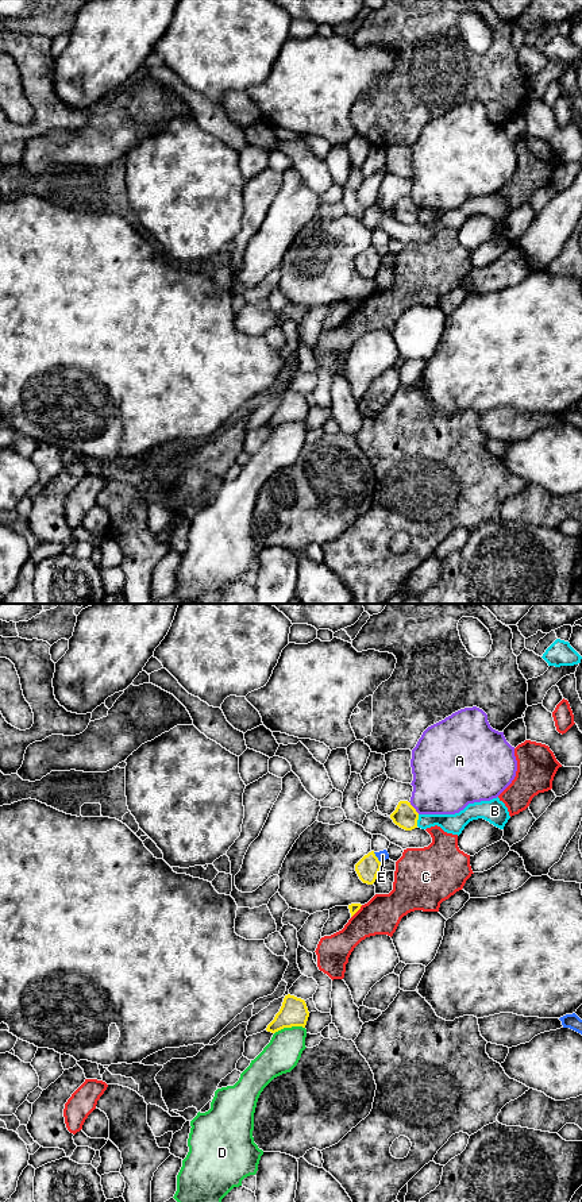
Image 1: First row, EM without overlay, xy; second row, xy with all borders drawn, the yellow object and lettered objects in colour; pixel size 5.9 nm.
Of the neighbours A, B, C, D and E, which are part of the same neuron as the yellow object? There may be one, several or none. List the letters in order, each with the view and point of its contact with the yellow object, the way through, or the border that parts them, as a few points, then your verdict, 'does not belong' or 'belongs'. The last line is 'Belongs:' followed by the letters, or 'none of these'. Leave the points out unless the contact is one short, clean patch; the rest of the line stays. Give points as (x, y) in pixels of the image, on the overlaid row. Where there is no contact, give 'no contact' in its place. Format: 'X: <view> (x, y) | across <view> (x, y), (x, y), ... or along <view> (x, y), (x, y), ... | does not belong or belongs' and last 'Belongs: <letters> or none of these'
A: xy (413, 808) | does not belong
B: xy (417, 819) | along xy (419, 815), (416, 825) | does not belong
C: xy (357, 910) | does not belong
D: xy (289, 1027) | does not belong
E: xy (377, 858) | does not belong
Belongs: none of these

